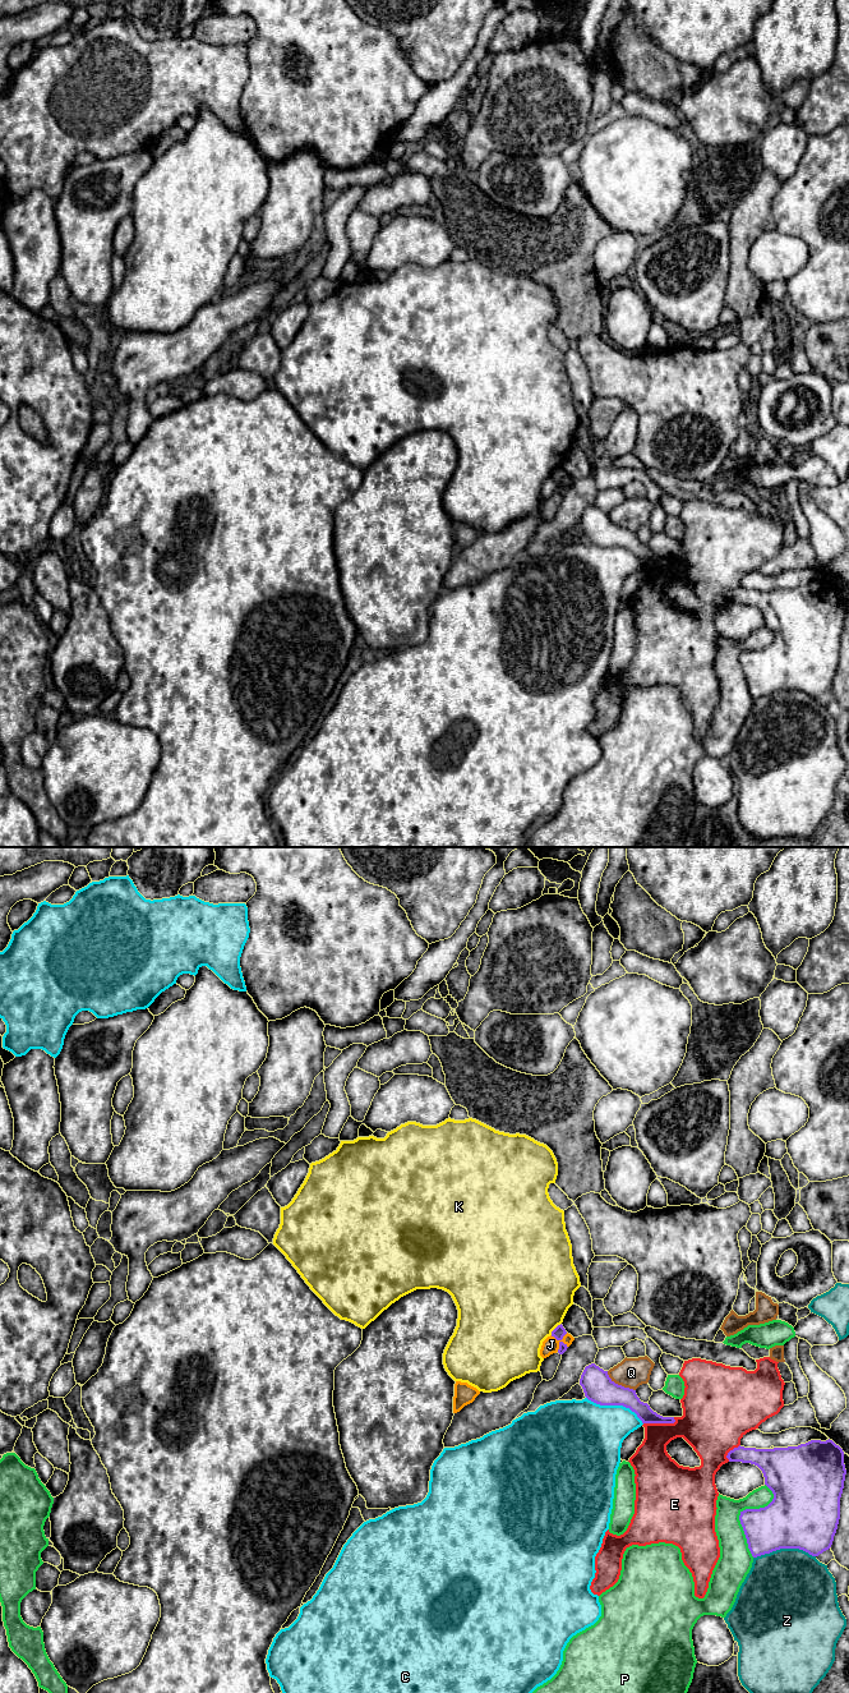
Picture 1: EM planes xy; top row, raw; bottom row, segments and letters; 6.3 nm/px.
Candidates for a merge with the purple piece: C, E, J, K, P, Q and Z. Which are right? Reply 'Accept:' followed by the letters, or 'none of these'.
Accept: none of these

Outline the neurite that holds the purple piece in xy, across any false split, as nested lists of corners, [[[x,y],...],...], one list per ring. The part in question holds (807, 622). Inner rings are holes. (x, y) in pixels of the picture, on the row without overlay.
[[[830,580],[774,590],[739,586],[726,599],[729,603],[757,607],[763,615],[765,626],[774,635],[767,648],[746,650],[739,657],[753,699],[780,690],[799,690],[818,698],[831,689],[840,661],[840,639],[846,616],[844,593],[839,586]]]

